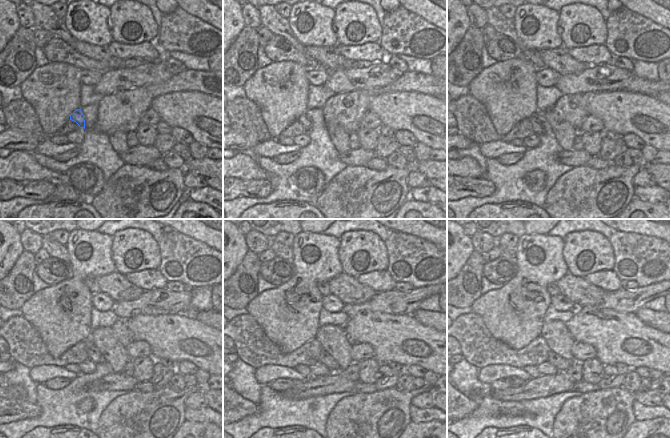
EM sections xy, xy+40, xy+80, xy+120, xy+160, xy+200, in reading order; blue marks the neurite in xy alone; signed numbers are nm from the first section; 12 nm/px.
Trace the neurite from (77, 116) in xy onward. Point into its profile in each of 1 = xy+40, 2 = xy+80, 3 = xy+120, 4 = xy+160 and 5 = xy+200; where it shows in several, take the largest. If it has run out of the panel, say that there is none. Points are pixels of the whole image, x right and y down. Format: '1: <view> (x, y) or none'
1: xy+40 (303, 119)
2: xy+80 (535, 120)
3: xy+120 (94, 354)
4: xy+160 (325, 358)
5: xy+200 (562, 364)

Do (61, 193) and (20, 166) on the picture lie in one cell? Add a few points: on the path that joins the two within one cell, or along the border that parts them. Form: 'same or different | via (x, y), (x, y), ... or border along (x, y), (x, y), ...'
different | border along (55, 185), (70, 185), (78, 192)

